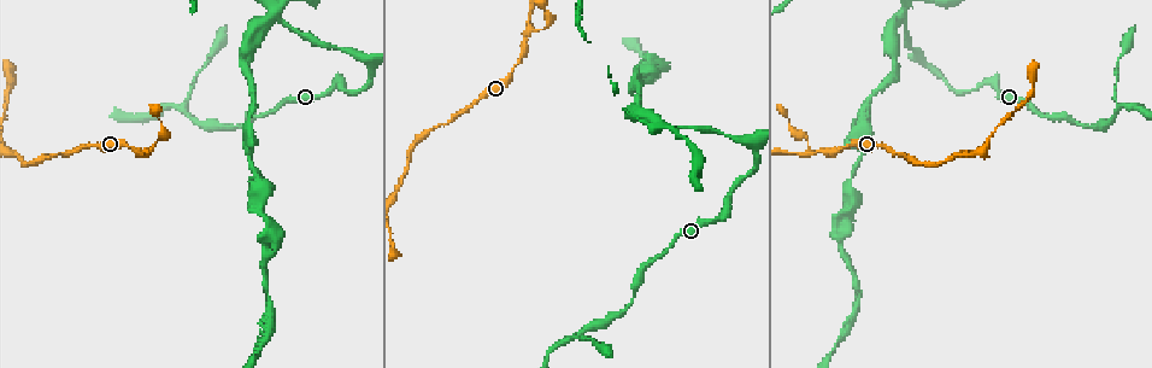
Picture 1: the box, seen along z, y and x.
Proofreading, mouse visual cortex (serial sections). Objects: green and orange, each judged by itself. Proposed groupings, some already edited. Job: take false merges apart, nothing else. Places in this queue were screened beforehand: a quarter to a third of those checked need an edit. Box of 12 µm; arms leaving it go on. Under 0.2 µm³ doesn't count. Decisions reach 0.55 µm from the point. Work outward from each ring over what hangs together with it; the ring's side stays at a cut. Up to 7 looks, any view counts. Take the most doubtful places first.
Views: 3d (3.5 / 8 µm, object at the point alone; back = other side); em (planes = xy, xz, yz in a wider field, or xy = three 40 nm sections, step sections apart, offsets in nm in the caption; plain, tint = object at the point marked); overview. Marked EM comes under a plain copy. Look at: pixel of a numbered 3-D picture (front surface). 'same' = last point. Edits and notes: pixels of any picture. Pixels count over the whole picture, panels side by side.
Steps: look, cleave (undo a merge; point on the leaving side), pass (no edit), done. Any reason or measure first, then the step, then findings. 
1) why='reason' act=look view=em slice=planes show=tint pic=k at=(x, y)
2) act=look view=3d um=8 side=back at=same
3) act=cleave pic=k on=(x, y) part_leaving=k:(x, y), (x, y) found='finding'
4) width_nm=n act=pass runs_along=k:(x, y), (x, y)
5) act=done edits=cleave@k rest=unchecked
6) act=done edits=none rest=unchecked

why='abrupt turn' act=look view=3d um=3.5 pic=1 at=(808, 155)

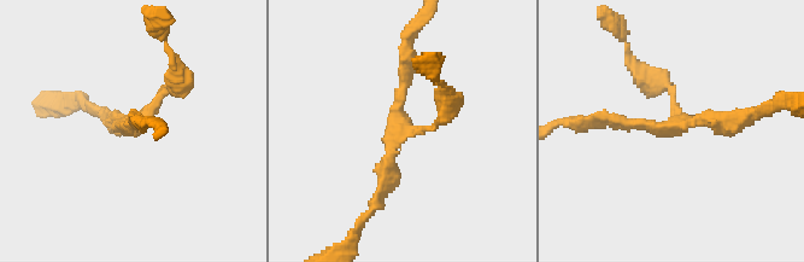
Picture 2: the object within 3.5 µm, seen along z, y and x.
why='need the tissue' act=look view=em slice=xy step=3 show=tint pic=2 at=(403, 128)

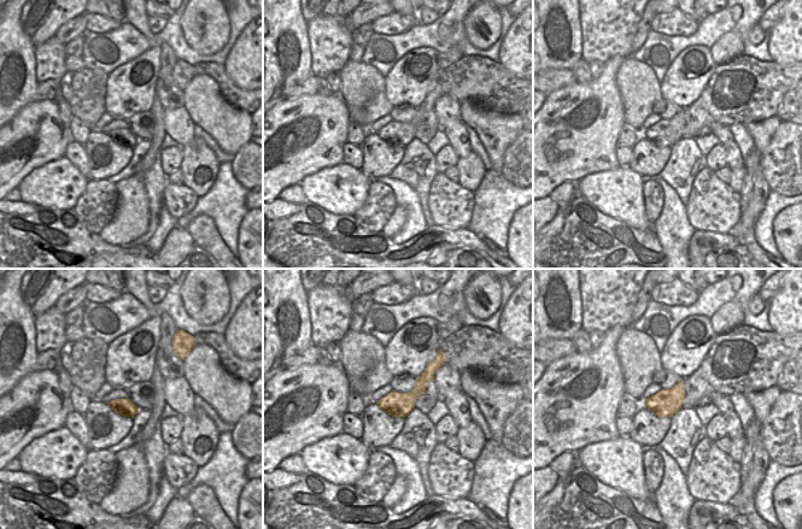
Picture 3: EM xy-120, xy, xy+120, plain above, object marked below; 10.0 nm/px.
act=pass runs_along=2:(377, 198), (388, 143), (429, 130), (449, 103) found='continuous, no second cell'

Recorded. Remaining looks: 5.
why='sharp bend' act=look view=3d um=3.5 pic=1 at=(994, 79)

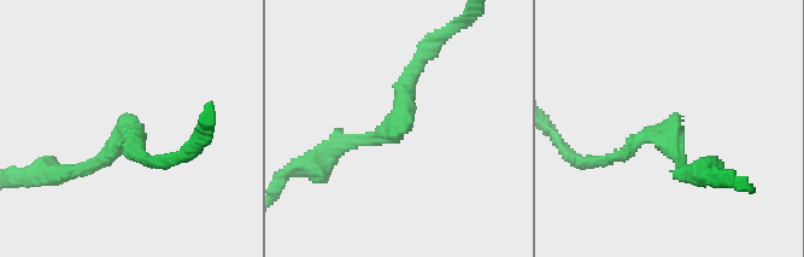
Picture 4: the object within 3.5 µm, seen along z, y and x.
arm_widths_nm=200,200 why='shape alone is not enough' act=look view=em slice=xy step=1 show=tint pic=4 at=(670, 132)

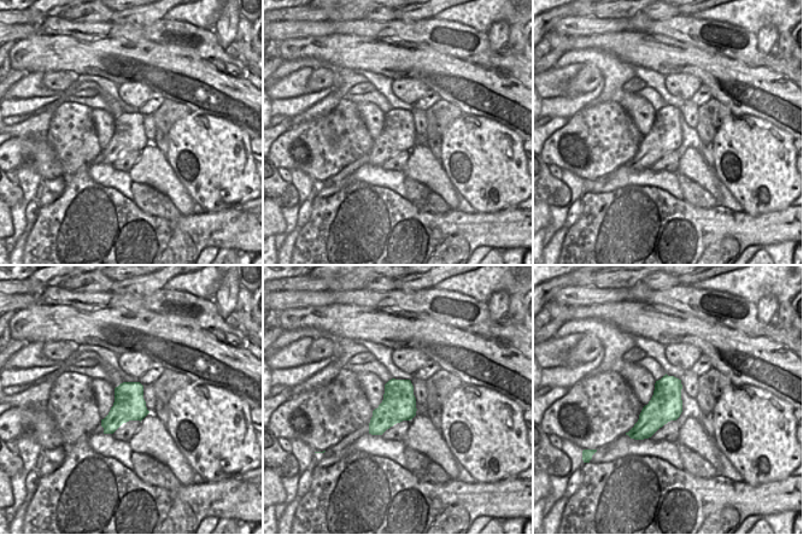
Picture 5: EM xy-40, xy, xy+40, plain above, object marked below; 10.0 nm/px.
act=pass runs_along=4:(338, 149), (400, 127), (418, 58) found='all the same cell'

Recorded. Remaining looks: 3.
why='abrupt turn' act=look view=3d um=8 side=back pic=1 at=(276, 13)

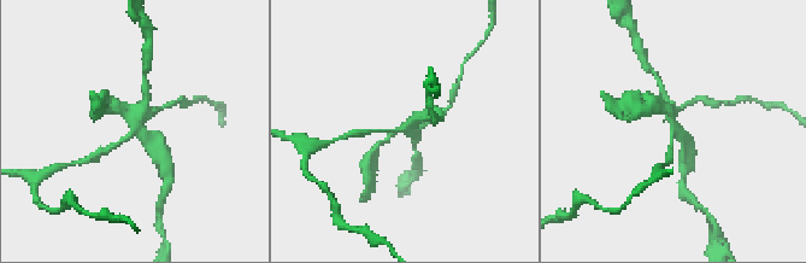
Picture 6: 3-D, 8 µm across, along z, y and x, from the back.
act=look view=3d um=3.5 pic=6 at=(137, 130)

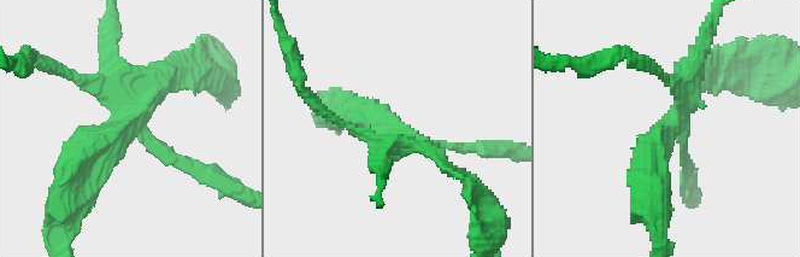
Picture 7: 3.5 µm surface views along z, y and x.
arms=4 arm_widths_nm=100,200,200,300 act=look view=em slice=xy step=2 show=tint pic=7 at=(133, 121)

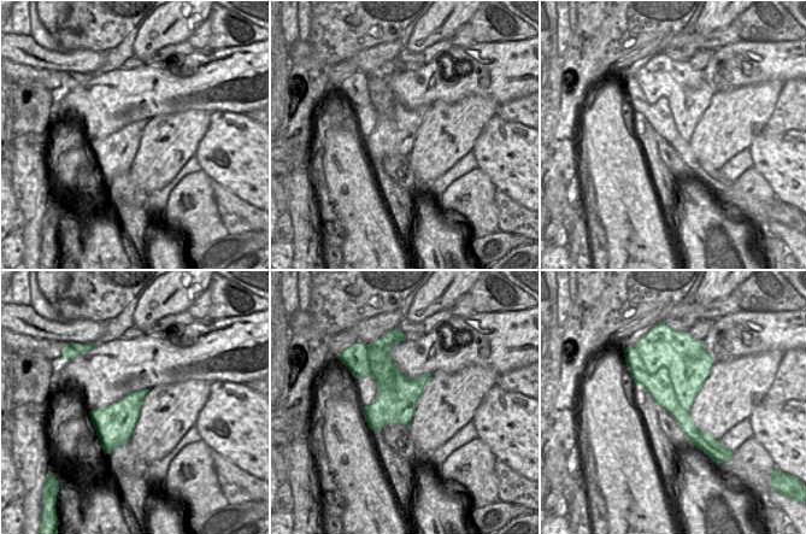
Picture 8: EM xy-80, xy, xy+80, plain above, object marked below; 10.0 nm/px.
act=cleave pic=7 on=(111, 138) part_leaving=7:(131, 121), (76, 162), (65, 206) found='two cells meet here'

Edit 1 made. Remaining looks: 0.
act=done edits=cleave@7 rest=unchecked

